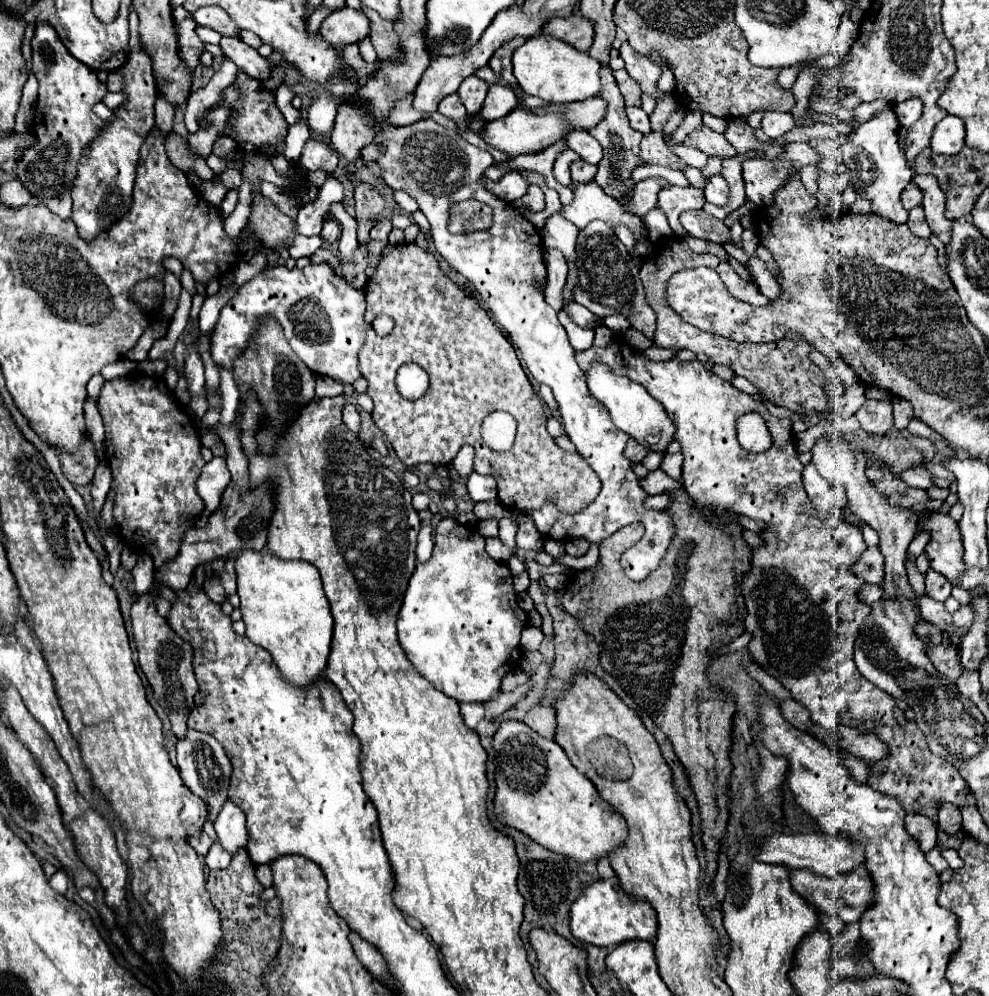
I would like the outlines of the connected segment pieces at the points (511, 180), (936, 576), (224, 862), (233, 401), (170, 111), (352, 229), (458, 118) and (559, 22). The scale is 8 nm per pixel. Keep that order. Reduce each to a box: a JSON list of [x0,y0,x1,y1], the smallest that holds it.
[[482,172,528,202],[926,568,952,602],[206,842,232,870],[220,372,238,424],[156,96,176,134],[330,204,358,258],[438,94,468,128],[540,16,592,52]]

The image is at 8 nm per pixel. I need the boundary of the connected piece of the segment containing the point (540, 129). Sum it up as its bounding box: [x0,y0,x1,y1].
[480,96,606,158]

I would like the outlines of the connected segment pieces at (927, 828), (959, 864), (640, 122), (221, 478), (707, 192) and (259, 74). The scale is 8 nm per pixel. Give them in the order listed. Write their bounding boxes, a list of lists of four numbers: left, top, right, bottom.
[[906,814,938,852],[942,849,964,871],[626,108,650,134],[196,456,230,514],[704,174,730,206],[220,36,270,80]]

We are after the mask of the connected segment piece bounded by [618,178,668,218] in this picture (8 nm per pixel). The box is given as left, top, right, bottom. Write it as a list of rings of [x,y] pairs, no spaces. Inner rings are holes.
[[[646,178],[646,180],[638,182],[632,188],[632,192],[628,196],[620,198],[618,202],[626,212],[644,218],[646,212],[658,204],[658,192],[664,186],[668,186],[668,184],[664,184],[662,178]]]

